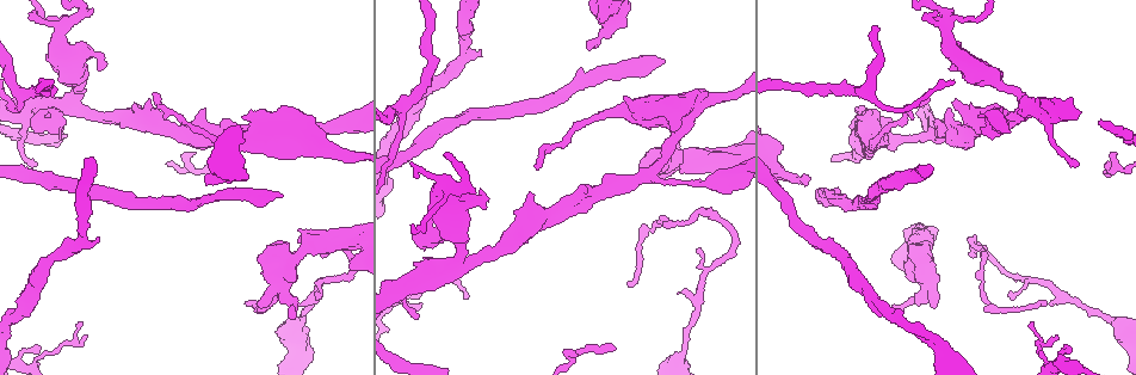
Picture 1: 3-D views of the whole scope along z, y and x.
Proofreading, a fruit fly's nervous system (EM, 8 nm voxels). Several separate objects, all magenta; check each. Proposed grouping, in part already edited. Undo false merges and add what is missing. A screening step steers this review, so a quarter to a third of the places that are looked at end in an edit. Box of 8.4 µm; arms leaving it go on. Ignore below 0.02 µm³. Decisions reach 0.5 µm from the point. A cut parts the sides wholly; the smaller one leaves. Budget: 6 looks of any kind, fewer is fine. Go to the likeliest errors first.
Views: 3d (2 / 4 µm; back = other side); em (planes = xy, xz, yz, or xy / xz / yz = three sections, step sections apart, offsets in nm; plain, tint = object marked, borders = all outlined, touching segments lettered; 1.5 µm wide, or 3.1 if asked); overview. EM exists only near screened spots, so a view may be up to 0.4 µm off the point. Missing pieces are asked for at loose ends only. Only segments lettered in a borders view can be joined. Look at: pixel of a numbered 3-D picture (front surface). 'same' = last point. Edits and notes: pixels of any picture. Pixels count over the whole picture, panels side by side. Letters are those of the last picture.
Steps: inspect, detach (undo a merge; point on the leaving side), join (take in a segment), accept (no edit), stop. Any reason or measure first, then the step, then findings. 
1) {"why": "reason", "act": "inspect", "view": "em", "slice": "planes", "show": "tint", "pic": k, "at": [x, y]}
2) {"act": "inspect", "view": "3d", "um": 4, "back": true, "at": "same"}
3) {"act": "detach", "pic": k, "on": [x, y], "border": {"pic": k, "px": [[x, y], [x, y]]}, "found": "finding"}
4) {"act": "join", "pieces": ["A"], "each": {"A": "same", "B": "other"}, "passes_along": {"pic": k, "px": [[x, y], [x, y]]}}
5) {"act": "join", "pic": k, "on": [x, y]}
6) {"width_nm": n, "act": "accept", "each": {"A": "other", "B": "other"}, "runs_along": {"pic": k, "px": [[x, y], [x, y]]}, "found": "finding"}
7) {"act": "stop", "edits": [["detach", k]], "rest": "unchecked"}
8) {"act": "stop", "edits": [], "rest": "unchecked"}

{"why": "end of a long branch", "act": "inspect", "view": "3d", "um": 4, "pic": 1, "at": [809, 180]}

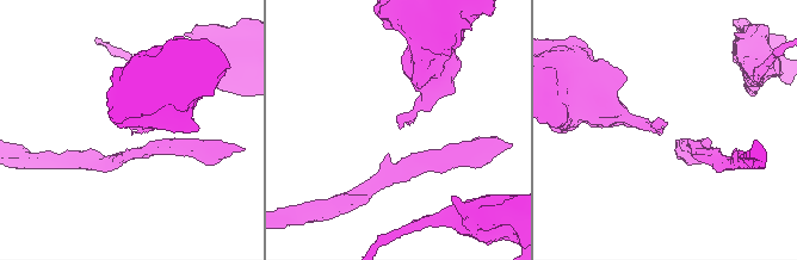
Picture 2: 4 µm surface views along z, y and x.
{"act": "inspect", "view": "em", "slice": "planes", "show": "borders", "pic": 2, "at": [666, 124]}

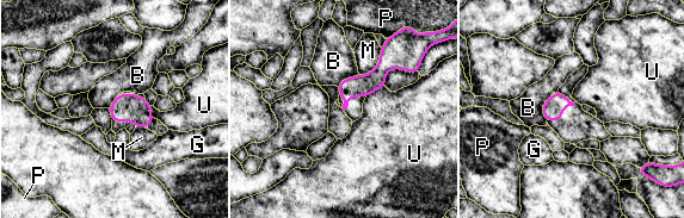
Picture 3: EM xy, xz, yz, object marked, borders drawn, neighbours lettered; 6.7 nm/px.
{"width_nm": 140, "act": "accept", "each": {"B": "other", "G": "other", "M": "other", "P": "other", "U": "other"}, "border": {"pic": 3, "px": [[384, 86], [373, 91], [367, 97]]}, "found": "none of them fits"}

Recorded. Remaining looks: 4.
{"why": "an open end", "act": "inspect", "view": "em", "slice": "xz", "step": 4, "show": "tint", "pic": 1, "at": [291, 315]}

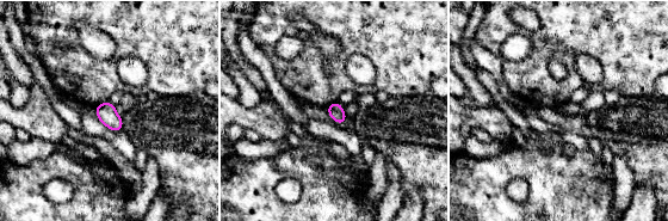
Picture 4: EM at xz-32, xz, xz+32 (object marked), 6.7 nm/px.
{"why": "cut it another way", "act": "inspect", "view": "em", "slice": "xy", "step": 8, "show": "borders", "at": "same"}

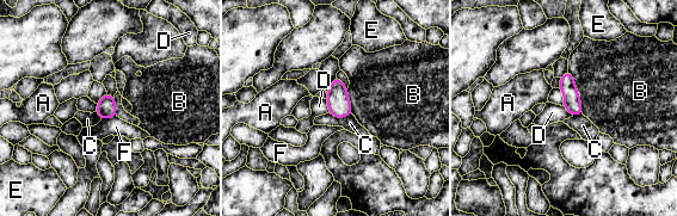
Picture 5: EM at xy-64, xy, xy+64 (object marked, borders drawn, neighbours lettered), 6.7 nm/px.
{"act": "accept", "each": {"A": "other", "B": "other", "C": "other", "D": "other", "E": "other", "F": "other"}, "found": "none of them fits"}

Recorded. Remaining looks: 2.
{"why": "thin neck", "act": "inspect", "view": "em", "slice": "planes", "show": "borders", "pic": 1, "at": [685, 182]}

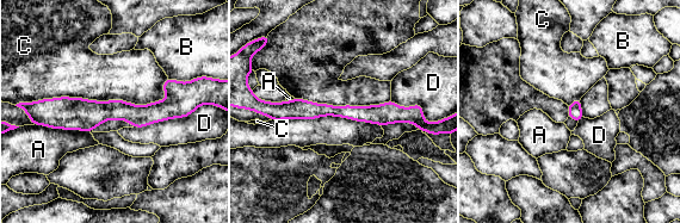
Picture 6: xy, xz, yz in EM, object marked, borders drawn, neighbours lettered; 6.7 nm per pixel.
{"act": "accept", "each": {"A": "other", "B": "other", "C": "other", "D": "other"}, "runs_along": {"pic": 6, "px": [[43, 104], [53, 111], [186, 112]]}, "found": "all the same neuron"}

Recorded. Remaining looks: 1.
{"act": "stop", "edits": [], "rest": "unchecked"}

